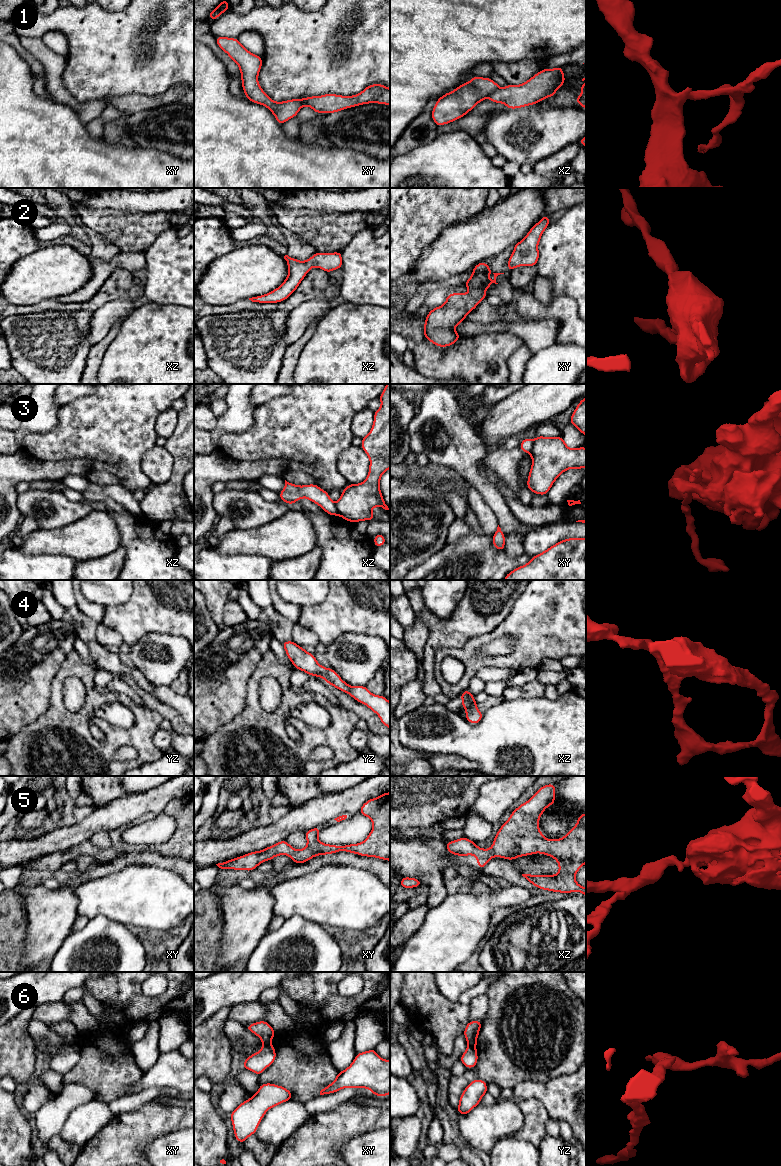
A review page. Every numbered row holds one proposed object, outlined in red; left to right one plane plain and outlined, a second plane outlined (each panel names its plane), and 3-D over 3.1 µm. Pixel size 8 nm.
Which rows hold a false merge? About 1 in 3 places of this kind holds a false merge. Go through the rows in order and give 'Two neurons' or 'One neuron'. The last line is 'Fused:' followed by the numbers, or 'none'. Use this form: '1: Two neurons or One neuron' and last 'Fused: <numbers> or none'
1: Two neurons
2: One neuron
3: Two neurons
4: One neuron
5: One neuron
6: Two neurons
Fused: 1, 3, 6

